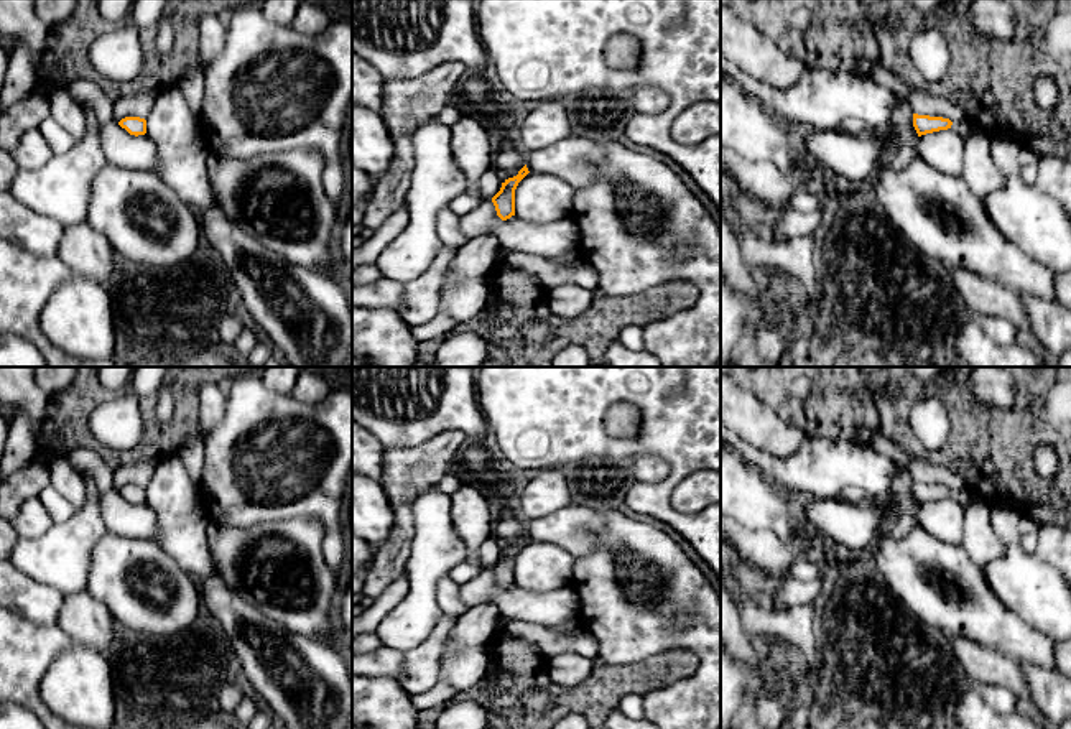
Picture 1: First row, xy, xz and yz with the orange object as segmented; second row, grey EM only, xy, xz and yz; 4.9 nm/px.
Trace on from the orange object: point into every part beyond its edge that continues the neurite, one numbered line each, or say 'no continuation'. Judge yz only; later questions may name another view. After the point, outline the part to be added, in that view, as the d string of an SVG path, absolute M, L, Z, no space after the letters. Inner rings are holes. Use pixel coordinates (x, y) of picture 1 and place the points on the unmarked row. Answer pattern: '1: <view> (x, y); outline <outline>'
1: yz (966, 496); outline M964 487L962 490L953 490L951 497L954 497L966 508L974 502L985 502L981 494L967 487Z

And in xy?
no continuation

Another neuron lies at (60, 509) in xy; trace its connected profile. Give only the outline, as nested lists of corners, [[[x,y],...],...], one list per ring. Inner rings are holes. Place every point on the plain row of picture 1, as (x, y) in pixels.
[[[53,485],[39,492],[38,499],[53,518],[54,525],[66,523],[76,515],[76,507]]]

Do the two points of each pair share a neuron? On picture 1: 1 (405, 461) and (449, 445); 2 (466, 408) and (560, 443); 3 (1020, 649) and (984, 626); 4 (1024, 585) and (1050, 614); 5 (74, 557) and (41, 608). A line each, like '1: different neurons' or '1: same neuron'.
1: same neuron
2: different neurons
3: same neuron
4: same neuron
5: different neurons

